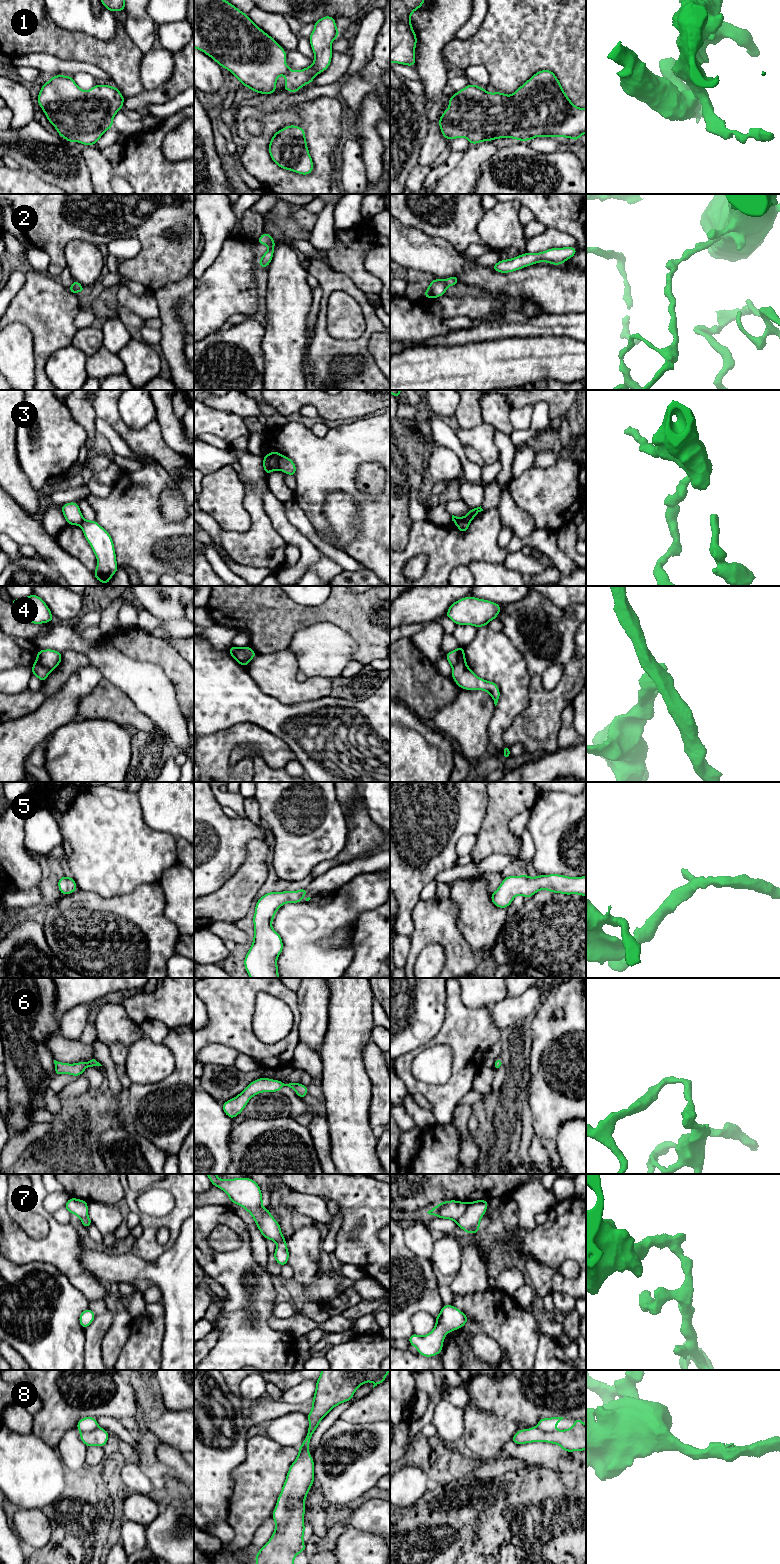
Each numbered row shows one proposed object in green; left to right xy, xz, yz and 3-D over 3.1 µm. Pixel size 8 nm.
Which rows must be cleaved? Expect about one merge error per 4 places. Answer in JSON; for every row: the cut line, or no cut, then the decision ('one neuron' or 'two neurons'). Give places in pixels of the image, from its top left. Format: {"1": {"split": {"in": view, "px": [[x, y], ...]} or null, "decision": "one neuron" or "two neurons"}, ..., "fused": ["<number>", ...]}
{"1": {"split": null, "decision": "one neuron"}, "2": {"split": null, "decision": "one neuron"}, "3": {"split": {"in": "xz", "px": [[282, 455], [278, 462], [278, 469]]}, "decision": "two neurons"}, "4": {"split": {"in": "xy", "px": [[36, 660], [51, 670]]}, "decision": "two neurons"}, "5": {"split": null, "decision": "one neuron"}, "6": {"split": null, "decision": "one neuron"}, "7": {"split": {"in": "yz", "px": [[467, 1203], [466, 1210], [455, 1221]]}, "decision": "two neurons"}, "8": {"split": null, "decision": "one neuron"}, "fused": ["3", "4", "7"]}

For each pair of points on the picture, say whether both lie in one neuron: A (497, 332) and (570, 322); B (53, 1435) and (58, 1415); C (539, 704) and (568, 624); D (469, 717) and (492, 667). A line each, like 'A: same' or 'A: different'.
A: same
B: same
C: same
D: different

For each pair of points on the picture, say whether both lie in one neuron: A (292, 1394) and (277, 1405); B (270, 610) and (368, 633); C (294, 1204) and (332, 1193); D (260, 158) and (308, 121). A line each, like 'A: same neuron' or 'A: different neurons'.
A: different neurons
B: same neuron
C: different neurons
D: same neuron

